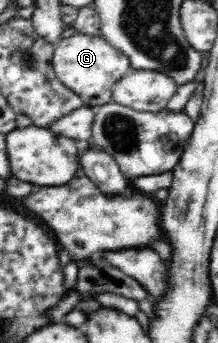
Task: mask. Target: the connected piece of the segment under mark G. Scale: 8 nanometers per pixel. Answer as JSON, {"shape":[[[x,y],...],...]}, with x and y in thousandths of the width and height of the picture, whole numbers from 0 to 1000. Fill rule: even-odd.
{"shape":[[[367,90],[280,114],[252,134],[243,198],[257,224],[339,274],[381,286],[385,306],[431,315],[518,300],[514,262],[601,201],[592,166],[509,134],[463,102],[408,102]]]}

